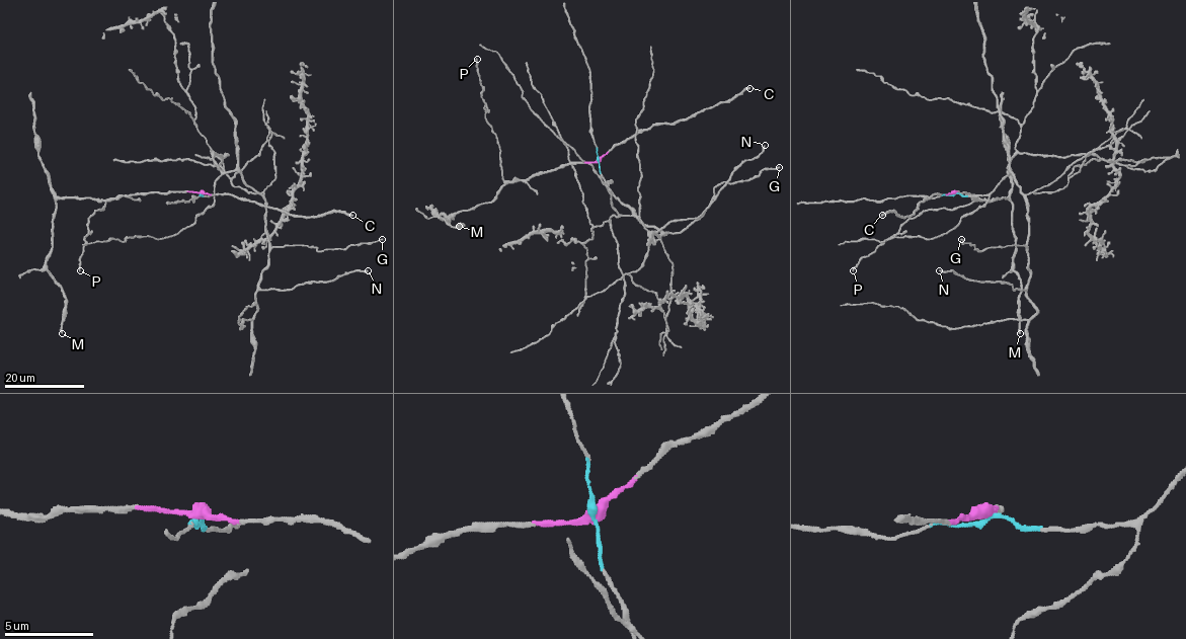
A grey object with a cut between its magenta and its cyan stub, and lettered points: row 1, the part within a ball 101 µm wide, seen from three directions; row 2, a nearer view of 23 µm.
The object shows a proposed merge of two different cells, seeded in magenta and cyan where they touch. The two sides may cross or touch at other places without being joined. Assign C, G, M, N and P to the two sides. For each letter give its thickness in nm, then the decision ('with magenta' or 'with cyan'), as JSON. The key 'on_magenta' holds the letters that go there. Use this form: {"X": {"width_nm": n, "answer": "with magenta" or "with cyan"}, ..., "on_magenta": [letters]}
{"C": {"width_nm": 280, "answer": "with magenta"}, "G": {"width_nm": 200, "answer": "with cyan"}, "M": {"width_nm": 260, "answer": "with magenta"}, "N": {"width_nm": 240, "answer": "with cyan"}, "P": {"width_nm": 150, "answer": "with magenta"}, "on_magenta": ["C", "M", "P"]}

